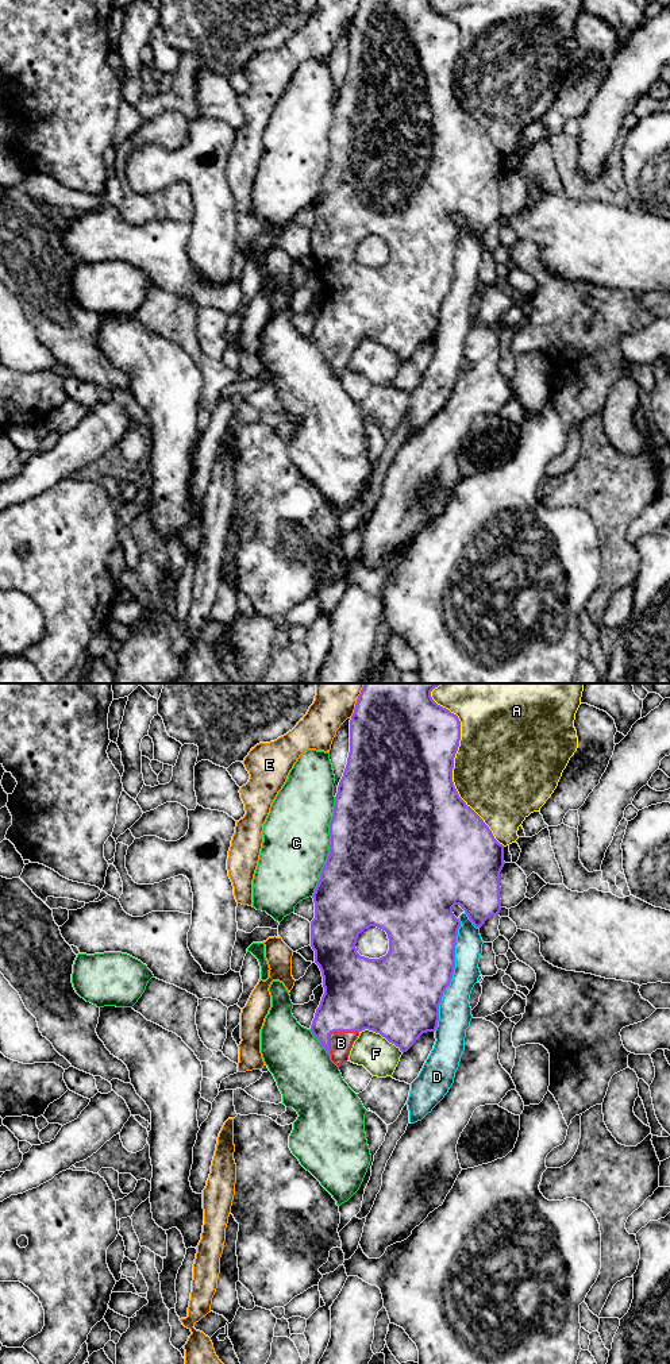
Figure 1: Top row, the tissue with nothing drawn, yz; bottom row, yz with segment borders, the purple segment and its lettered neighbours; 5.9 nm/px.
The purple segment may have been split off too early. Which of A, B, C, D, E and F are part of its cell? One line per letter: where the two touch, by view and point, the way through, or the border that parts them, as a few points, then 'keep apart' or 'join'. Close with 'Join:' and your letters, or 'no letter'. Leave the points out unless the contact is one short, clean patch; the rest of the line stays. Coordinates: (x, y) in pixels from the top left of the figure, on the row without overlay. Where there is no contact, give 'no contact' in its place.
A: meets purple in yz at (453, 74); keep apart
B: meets purple in yz at (334, 339); join
C: meets purple in yz at (330, 155); keep apart
D: meets purple in yz at (451, 284); keep apart
E: meets purple in yz at (355, 14); keep apart
F: meets purple in yz at (381, 343); keep apart
Join: B

